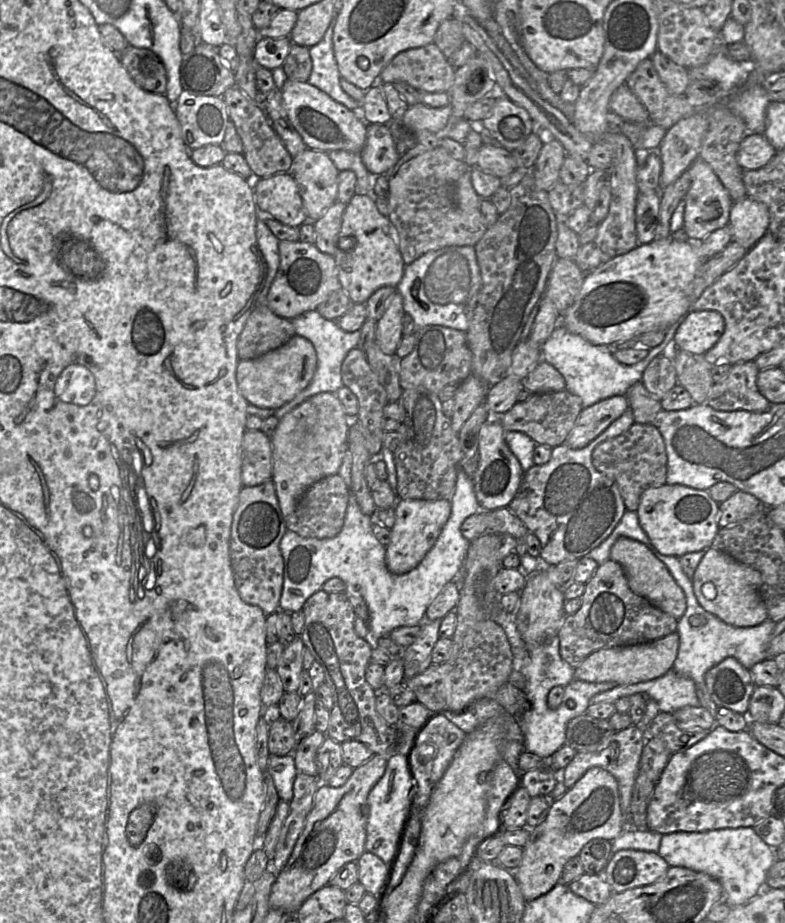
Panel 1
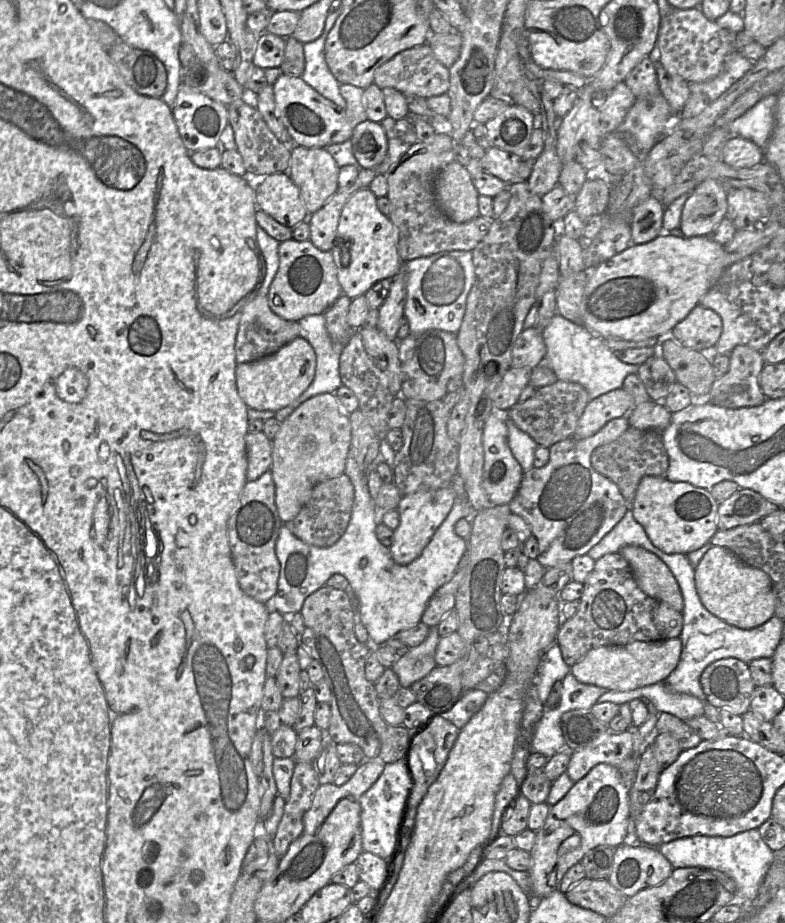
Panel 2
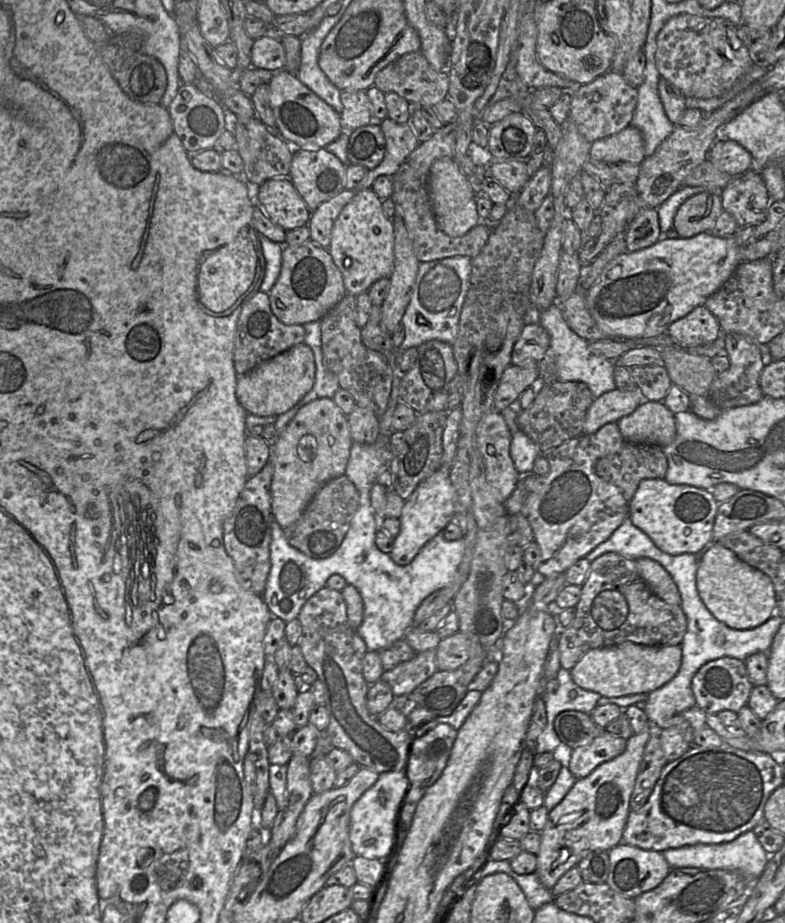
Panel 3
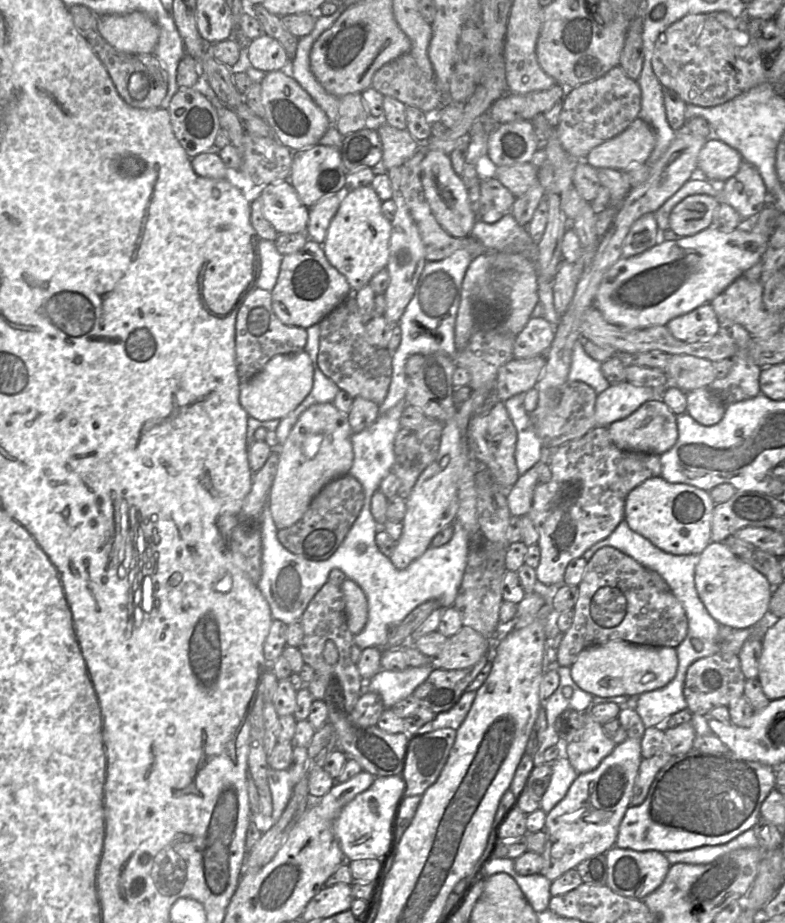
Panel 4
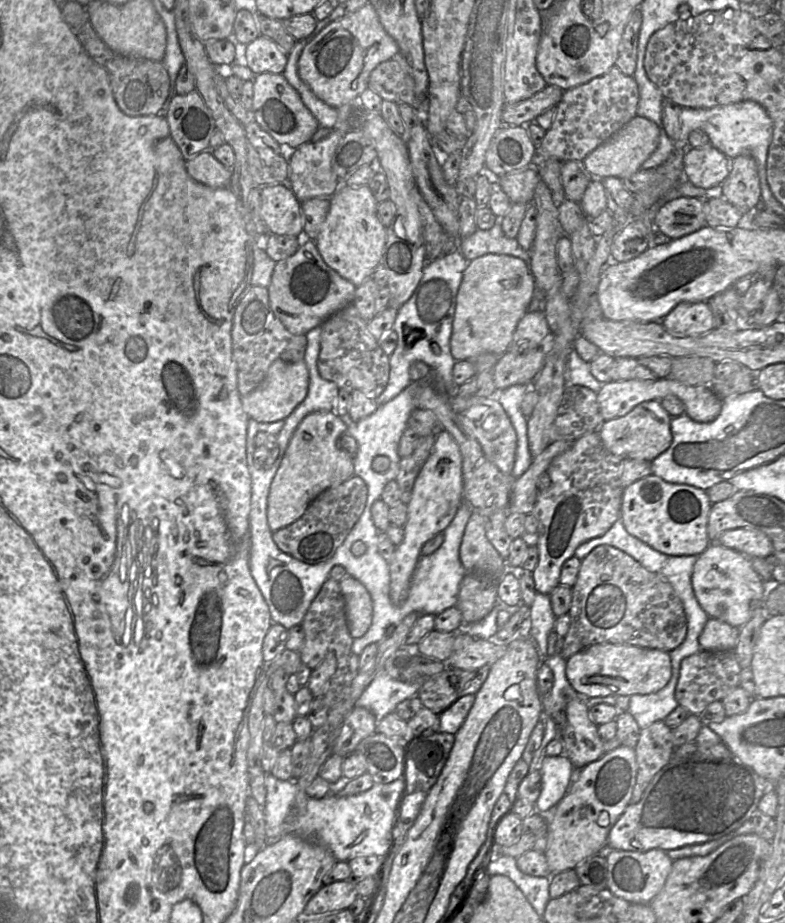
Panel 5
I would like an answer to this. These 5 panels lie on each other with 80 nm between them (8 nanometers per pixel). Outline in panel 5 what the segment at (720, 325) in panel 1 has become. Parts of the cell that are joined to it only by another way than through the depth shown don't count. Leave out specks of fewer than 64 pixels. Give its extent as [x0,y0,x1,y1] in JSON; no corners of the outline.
[662,302,714,338]

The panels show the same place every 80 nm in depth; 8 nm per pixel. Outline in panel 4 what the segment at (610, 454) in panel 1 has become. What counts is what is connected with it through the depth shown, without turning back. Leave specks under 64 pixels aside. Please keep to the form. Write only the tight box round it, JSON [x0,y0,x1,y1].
[617,451,661,494]

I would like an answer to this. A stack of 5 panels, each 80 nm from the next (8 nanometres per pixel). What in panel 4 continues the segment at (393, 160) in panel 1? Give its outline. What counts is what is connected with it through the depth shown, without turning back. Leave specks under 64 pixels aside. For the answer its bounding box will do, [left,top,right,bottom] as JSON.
[339,126,382,172]

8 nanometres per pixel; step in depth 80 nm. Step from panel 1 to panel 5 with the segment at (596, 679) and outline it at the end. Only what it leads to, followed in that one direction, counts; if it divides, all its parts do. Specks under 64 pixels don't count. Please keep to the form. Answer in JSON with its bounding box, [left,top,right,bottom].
[566,644,672,698]

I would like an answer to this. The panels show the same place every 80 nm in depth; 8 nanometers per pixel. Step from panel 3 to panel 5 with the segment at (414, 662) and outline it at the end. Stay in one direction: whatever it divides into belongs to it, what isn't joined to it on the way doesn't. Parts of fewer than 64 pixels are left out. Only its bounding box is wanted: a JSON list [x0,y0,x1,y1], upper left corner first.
[355,671,423,722]

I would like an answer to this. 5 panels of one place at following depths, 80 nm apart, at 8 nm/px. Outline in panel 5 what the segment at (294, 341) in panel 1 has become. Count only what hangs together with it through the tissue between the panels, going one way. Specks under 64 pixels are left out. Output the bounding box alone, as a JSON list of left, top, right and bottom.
[241,360,309,423]

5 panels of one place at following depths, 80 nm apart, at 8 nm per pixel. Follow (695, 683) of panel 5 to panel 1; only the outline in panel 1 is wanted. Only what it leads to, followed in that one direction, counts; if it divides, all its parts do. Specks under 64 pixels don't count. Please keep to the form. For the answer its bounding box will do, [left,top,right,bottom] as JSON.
[705,657,756,715]

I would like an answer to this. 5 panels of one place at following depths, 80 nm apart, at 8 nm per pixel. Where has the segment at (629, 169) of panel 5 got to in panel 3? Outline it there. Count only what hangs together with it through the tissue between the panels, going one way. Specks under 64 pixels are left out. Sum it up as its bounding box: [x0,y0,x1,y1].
[589,125,645,164]

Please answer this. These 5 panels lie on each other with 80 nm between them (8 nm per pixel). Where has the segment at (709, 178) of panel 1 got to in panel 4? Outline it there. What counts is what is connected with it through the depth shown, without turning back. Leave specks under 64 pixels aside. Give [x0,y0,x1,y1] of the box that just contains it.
[669,195,721,237]

